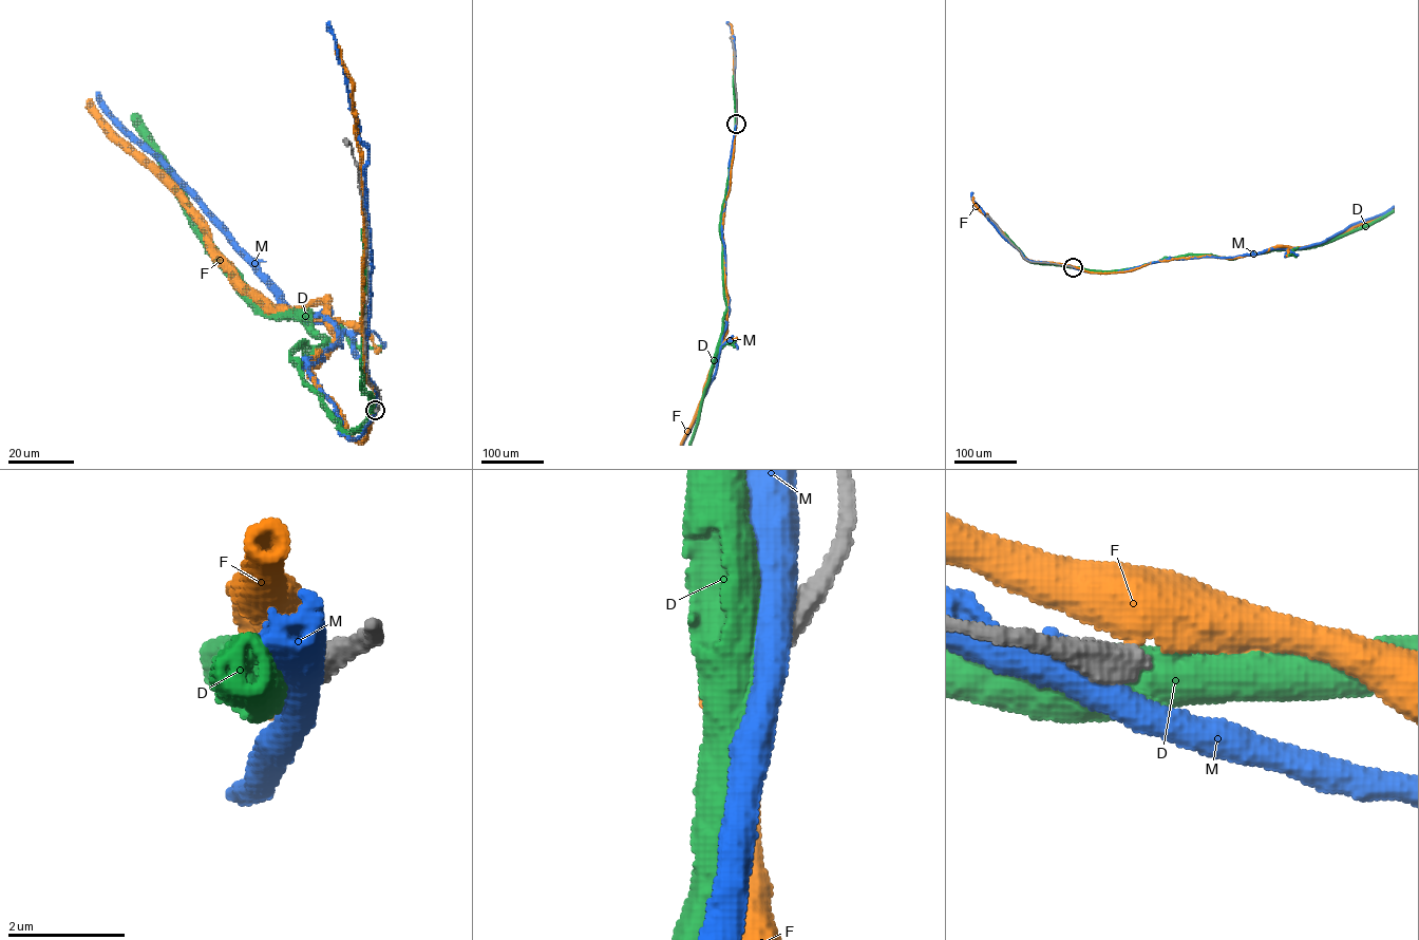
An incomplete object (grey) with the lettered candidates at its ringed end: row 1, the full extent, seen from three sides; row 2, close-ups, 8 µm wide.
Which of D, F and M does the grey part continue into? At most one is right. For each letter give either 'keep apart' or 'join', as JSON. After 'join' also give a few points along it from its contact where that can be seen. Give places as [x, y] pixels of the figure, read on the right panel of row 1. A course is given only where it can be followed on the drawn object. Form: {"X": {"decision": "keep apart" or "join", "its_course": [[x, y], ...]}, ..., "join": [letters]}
{"D": {"decision": "keep apart"}, "F": {"decision": "keep apart"}, "M": {"decision": "keep apart"}, "join": []}

